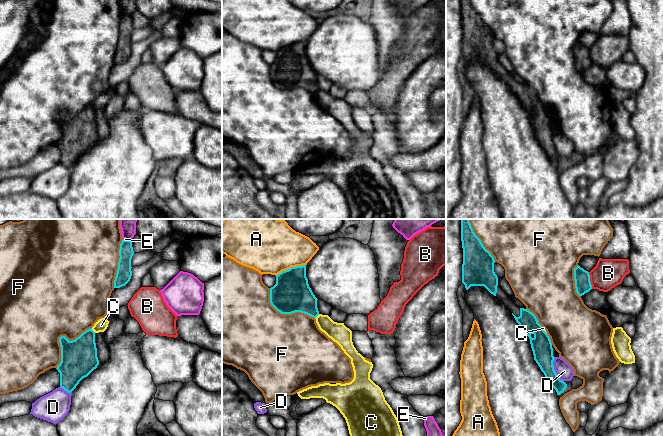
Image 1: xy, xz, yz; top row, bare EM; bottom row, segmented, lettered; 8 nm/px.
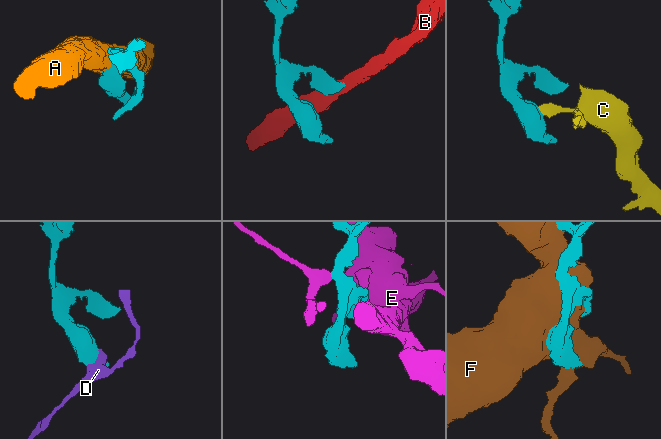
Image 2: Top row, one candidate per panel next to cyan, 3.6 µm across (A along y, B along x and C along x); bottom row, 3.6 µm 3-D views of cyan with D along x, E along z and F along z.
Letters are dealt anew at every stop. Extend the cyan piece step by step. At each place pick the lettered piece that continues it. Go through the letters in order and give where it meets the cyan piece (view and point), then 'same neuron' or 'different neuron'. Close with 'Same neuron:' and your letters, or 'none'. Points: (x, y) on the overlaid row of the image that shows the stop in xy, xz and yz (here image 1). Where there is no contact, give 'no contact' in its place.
A: contact xz (291, 267); different neuron
B: contact yz (589, 280); different neuron
C: contact xy (92, 330); different neuron
D: contact yz (554, 370); different neuron
E: contact xy (127, 240); different neuron
F: contact xy (60, 337); different neuron
Same neuron: none

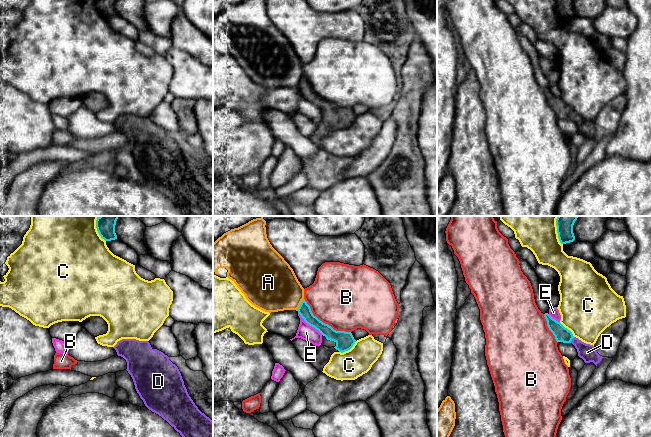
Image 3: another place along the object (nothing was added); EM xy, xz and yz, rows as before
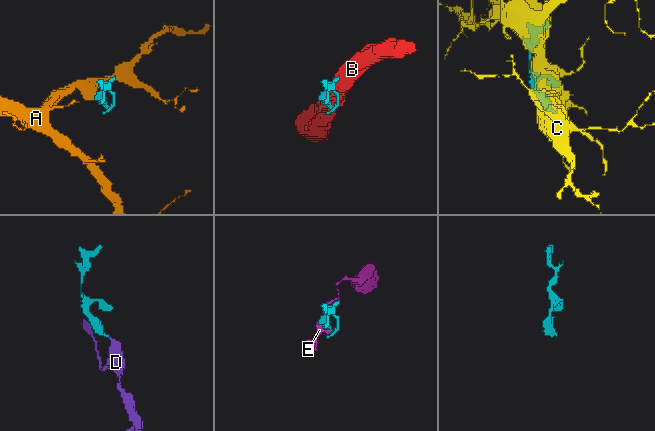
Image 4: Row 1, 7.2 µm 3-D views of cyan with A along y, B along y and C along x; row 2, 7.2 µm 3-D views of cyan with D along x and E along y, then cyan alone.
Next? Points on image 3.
A: contact xz (300, 304); different neuron
B: contact xz (324, 323); different neuron
C: contact xz (348, 349); different neuron
D: contact yz (571, 340); same neuron
E: contact xz (309, 324); different neuron
Same neuron: D

